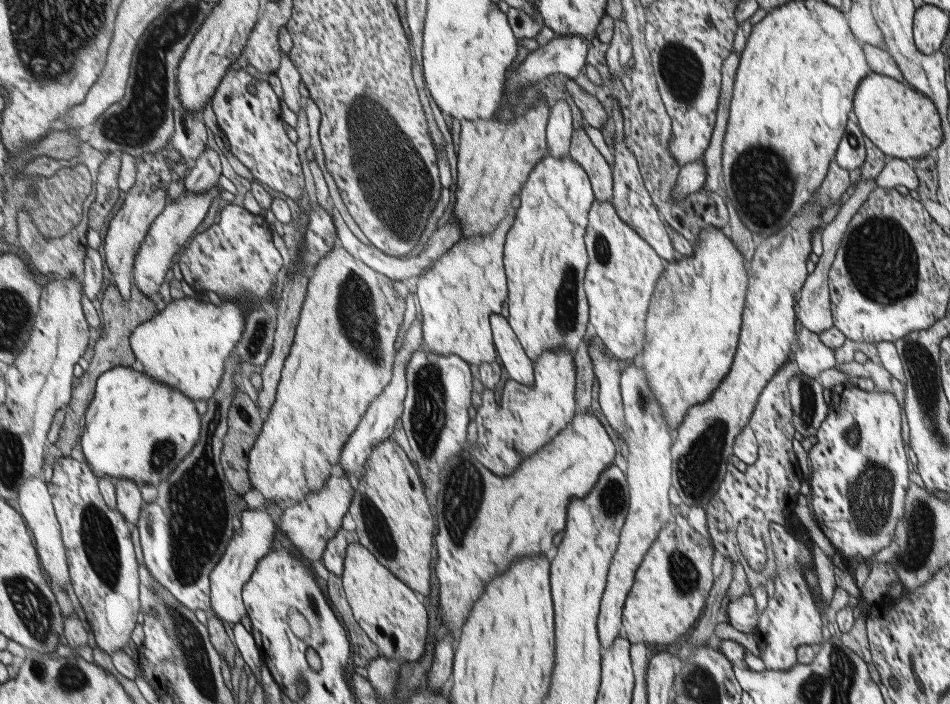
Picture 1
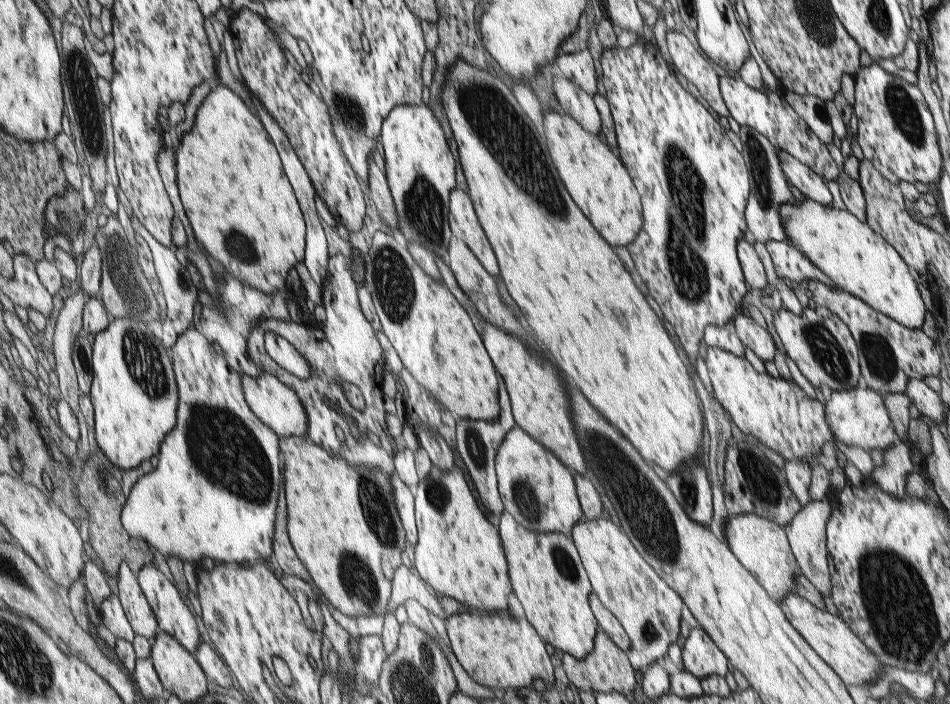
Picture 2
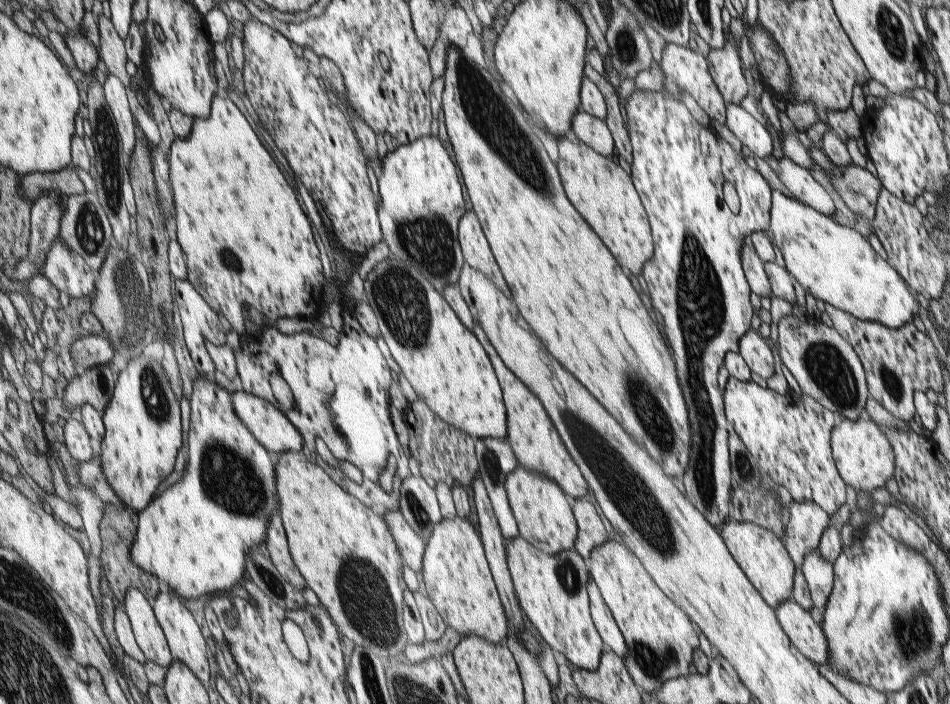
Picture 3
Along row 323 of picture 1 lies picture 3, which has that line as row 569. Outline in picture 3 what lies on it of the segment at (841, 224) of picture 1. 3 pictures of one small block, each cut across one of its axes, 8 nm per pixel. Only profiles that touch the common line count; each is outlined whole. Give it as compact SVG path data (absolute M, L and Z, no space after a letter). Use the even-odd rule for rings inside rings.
M819 550L804 556L801 568L809 586L813 607L824 608L834 586L833 566L822 558Z

